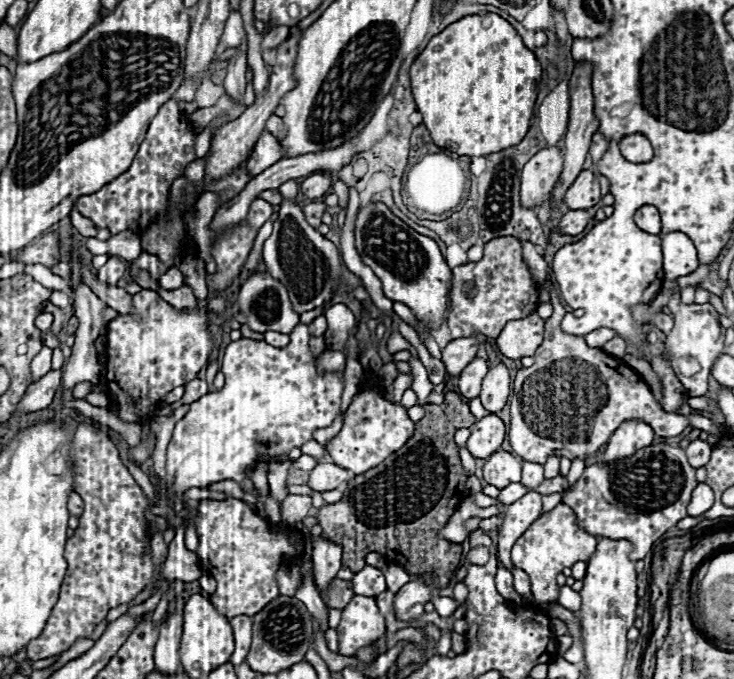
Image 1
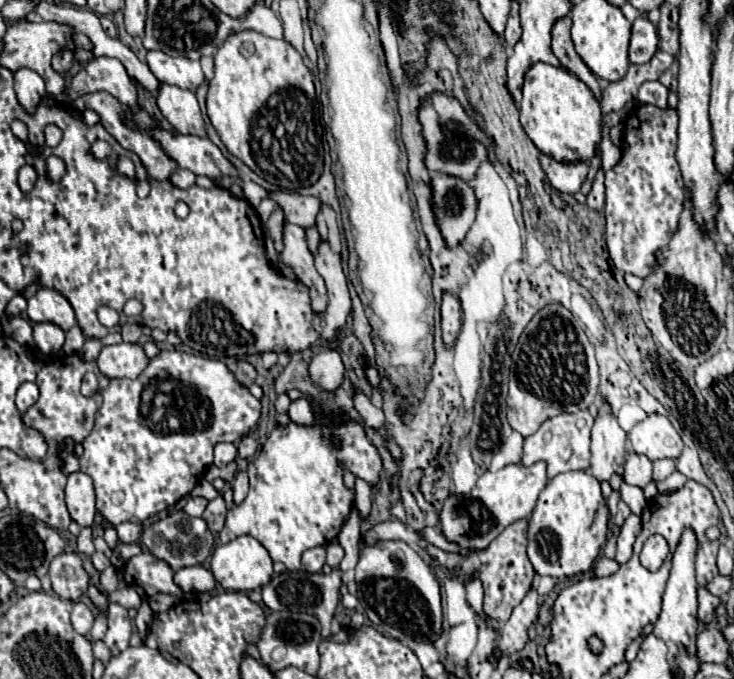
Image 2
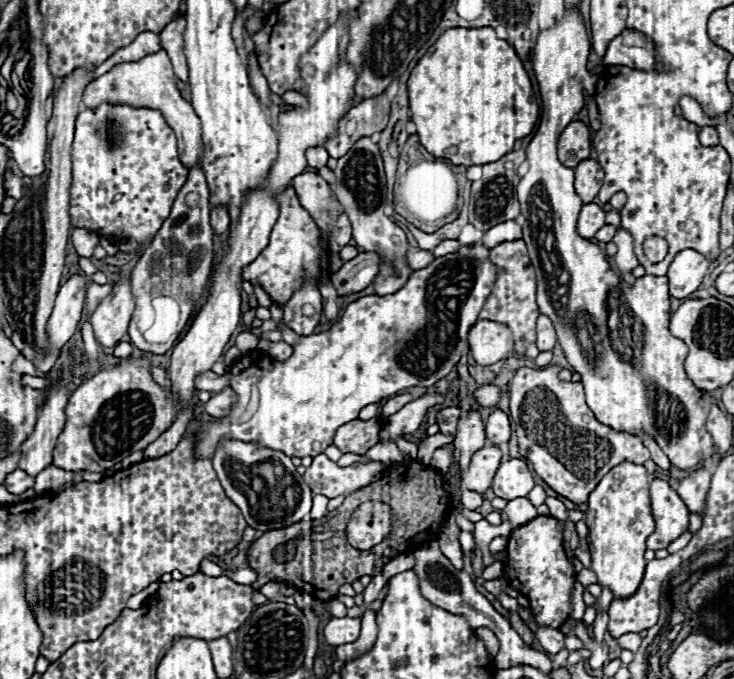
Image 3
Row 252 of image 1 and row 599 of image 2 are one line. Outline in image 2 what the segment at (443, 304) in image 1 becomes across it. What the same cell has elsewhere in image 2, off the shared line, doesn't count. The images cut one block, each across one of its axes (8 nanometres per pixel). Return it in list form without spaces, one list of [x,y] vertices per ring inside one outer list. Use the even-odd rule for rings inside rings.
[[[376,542],[374,546],[364,546],[360,562],[356,566],[356,584],[358,600],[364,608],[366,618],[384,634],[390,634],[398,640],[416,640],[416,642],[434,642],[442,634],[442,604],[440,604],[440,584],[432,574],[430,566],[418,556],[414,548],[406,542]]]

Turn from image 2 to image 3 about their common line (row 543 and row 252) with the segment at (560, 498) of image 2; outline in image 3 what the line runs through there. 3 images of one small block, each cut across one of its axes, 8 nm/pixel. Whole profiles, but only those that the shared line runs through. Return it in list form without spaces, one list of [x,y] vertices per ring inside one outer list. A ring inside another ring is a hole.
[[[578,8],[564,12],[562,20],[556,22],[554,28],[540,32],[534,48],[534,74],[540,86],[542,118],[536,136],[526,148],[526,160],[530,164],[530,170],[518,184],[518,200],[522,204],[522,228],[524,228],[522,240],[528,246],[528,254],[538,280],[536,304],[540,314],[552,320],[556,328],[556,338],[564,350],[568,364],[572,366],[574,372],[580,374],[580,382],[584,384],[586,390],[586,402],[594,412],[596,420],[618,432],[628,432],[634,436],[646,432],[670,458],[672,466],[680,470],[694,470],[702,460],[710,458],[716,450],[712,436],[706,430],[708,408],[704,408],[702,404],[704,390],[696,388],[684,372],[684,358],[688,354],[688,346],[680,338],[674,338],[668,330],[670,324],[668,278],[646,274],[638,278],[634,286],[628,286],[610,268],[602,248],[582,238],[576,232],[576,220],[584,202],[574,192],[574,170],[564,166],[556,156],[556,144],[562,130],[572,122],[572,118],[584,106],[582,91],[592,91],[593,94],[596,90],[598,77],[593,76],[586,68],[588,54],[590,54],[590,42]]]

